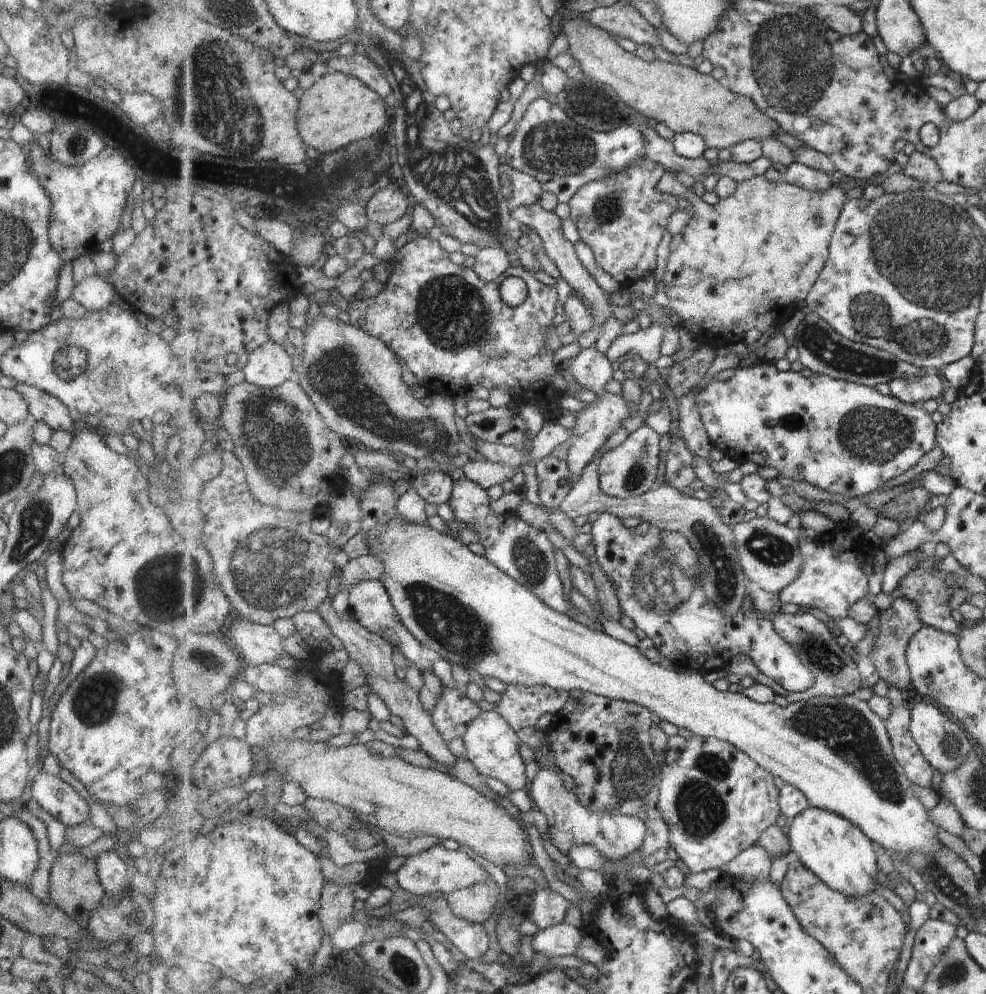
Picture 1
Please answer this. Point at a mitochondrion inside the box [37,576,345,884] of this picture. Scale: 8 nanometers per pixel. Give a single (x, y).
(95, 702)

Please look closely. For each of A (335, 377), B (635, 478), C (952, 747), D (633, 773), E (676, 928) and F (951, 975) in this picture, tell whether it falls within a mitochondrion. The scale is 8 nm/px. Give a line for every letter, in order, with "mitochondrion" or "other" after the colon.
A: mitochondrion
B: mitochondrion
C: mitochondrion
D: mitochondrion
E: other
F: mitochondrion

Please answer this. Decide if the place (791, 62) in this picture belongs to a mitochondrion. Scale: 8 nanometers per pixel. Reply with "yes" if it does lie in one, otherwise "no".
yes

